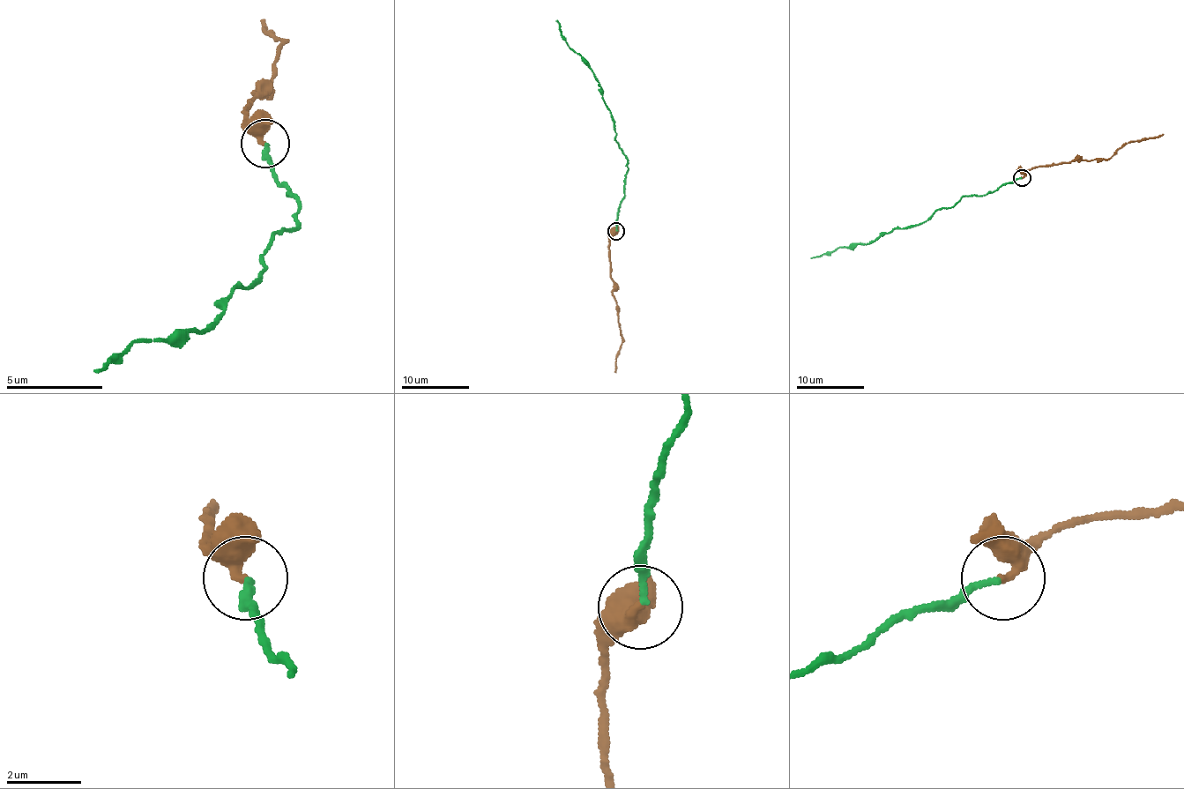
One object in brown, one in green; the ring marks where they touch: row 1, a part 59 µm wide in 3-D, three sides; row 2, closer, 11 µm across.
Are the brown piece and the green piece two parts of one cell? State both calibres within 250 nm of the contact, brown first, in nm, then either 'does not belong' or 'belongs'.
calibres 420 and 170 nm; belongs

